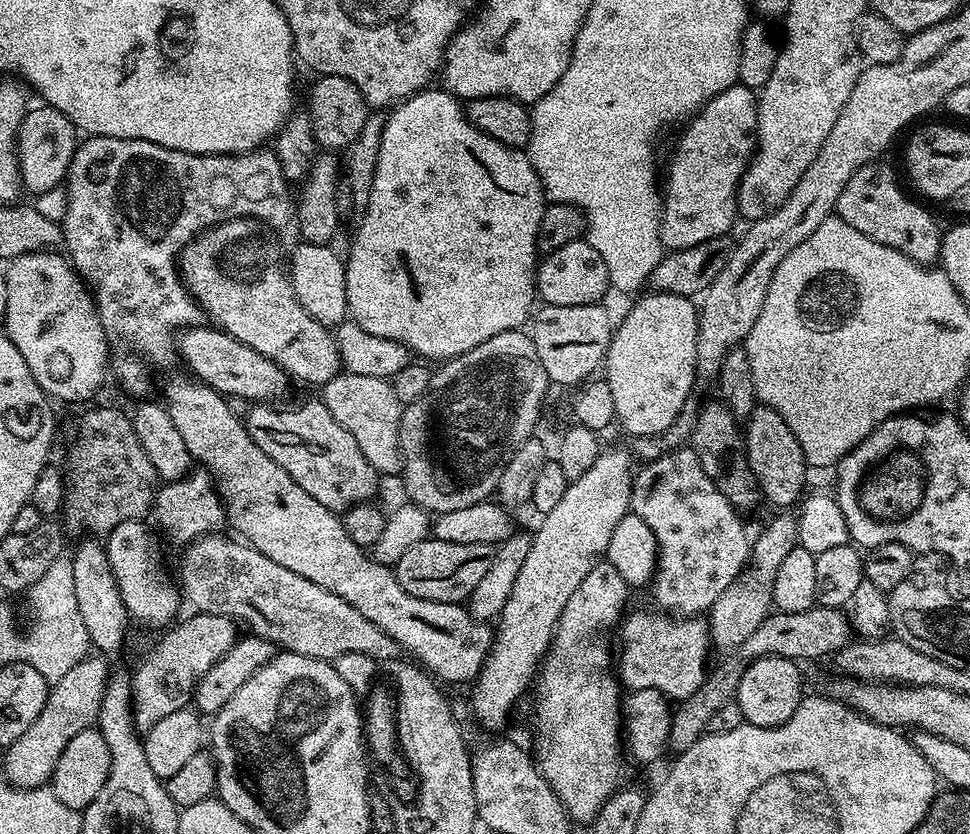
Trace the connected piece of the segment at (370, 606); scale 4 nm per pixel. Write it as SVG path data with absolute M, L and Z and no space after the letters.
M183 375L172 376L165 382L162 403L168 409L170 422L174 422L178 434L182 434L182 442L186 442L186 450L190 450L193 461L212 475L220 500L224 503L227 523L230 528L232 524L237 532L233 533L251 544L254 550L266 554L266 558L278 562L278 566L286 566L286 570L294 570L294 574L310 578L310 582L322 586L322 590L338 594L342 602L350 602L362 618L370 618L374 626L390 634L390 638L394 638L394 642L405 653L409 652L407 655L427 669L437 681L465 685L475 681L492 645L493 629L485 621L475 620L463 603L434 602L406 594L395 571L389 565L373 560L363 547L352 542L344 529L343 519L322 506L322 502L310 498L310 494L306 494L306 490L302 490L302 486L298 486L298 482L294 482L294 478L290 478L290 474L286 474L286 470L282 470L282 466L278 466L278 462L274 462L274 458L270 458L270 454L266 454L254 438L250 438L247 423L230 410L227 399L221 393L208 384L201 384L191 375Z

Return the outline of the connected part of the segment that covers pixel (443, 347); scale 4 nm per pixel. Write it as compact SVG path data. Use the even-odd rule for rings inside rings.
M432 86L414 96L409 96L407 100L397 103L387 113L381 146L378 149L377 169L374 170L373 189L370 191L370 206L366 206L364 215L359 217L357 224L360 225L356 228L356 237L352 240L352 249L349 250L348 256L346 252L344 266L346 302L351 320L362 326L366 334L400 342L409 352L428 362L452 360L455 356L466 354L466 350L474 350L474 346L482 346L482 342L486 342L486 338L494 338L494 334L514 332L523 329L529 323L538 300L536 239L538 226L542 222L542 214L546 207L544 188L540 184L534 166L528 161L527 151L511 148L490 138L490 134L482 134L482 130L475 128L468 120L465 105L451 92L437 88Z

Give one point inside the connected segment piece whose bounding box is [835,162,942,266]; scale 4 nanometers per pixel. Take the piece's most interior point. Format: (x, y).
(873, 203)

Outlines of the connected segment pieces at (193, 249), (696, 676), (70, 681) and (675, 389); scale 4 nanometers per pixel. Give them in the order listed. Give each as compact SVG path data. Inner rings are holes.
M246 216L221 220L213 228L205 228L184 248L178 258L178 271L196 303L204 309L207 319L220 331L270 358L270 362L277 364L293 381L322 386L342 371L336 337L325 325L302 310L302 302L298 302L292 289L285 257L284 260L280 257L279 246L258 220Z
M629 611L619 625L620 661L615 668L619 683L628 690L658 690L672 702L690 698L702 686L710 668L708 625L700 618L677 618L651 611Z
M89 654L78 662L64 677L51 685L48 697L42 706L42 714L22 730L22 735L7 748L3 749L3 779L9 781L13 788L42 788L51 781L54 766L62 758L70 738L82 734L82 730L93 727L102 706L102 694L106 690L109 661L100 654Z
M649 291L647 295L641 295L624 321L615 325L602 365L614 397L615 423L621 424L632 438L665 432L680 417L680 411L689 403L692 384L697 383L697 305L677 292Z

